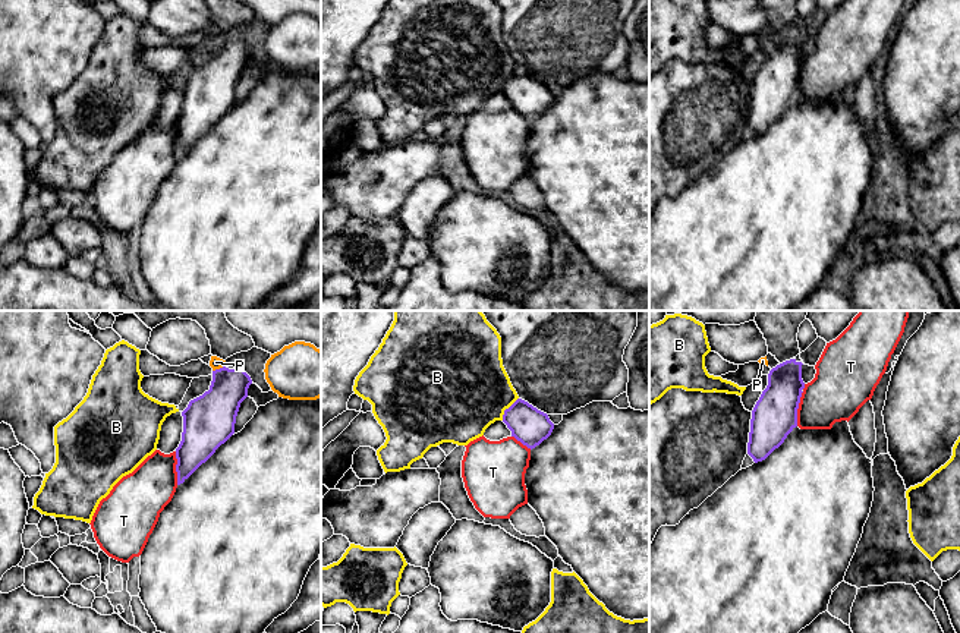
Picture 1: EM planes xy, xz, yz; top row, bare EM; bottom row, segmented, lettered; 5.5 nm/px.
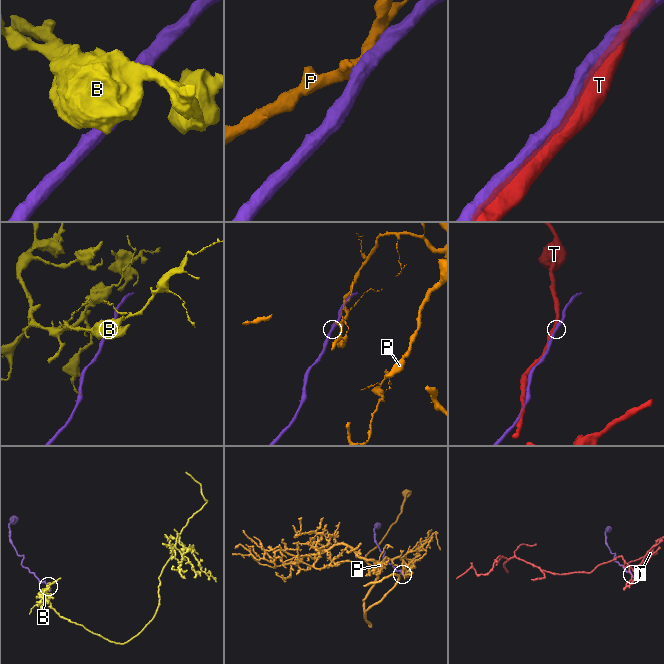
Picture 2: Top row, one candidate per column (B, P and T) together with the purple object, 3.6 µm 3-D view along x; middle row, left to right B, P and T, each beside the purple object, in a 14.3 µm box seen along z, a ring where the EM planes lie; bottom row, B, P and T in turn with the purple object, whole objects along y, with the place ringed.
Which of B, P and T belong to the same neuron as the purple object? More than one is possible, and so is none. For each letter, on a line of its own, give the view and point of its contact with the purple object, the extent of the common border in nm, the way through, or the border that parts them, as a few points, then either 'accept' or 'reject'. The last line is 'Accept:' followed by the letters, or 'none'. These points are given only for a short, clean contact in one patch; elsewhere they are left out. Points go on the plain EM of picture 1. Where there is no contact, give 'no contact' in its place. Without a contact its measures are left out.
B: xz (506, 81) | 160 nm | reject
P: xy (220, 40) | 80 nm | reject
T: yz (798, 79) | 200 nm | reject
Accept: none

